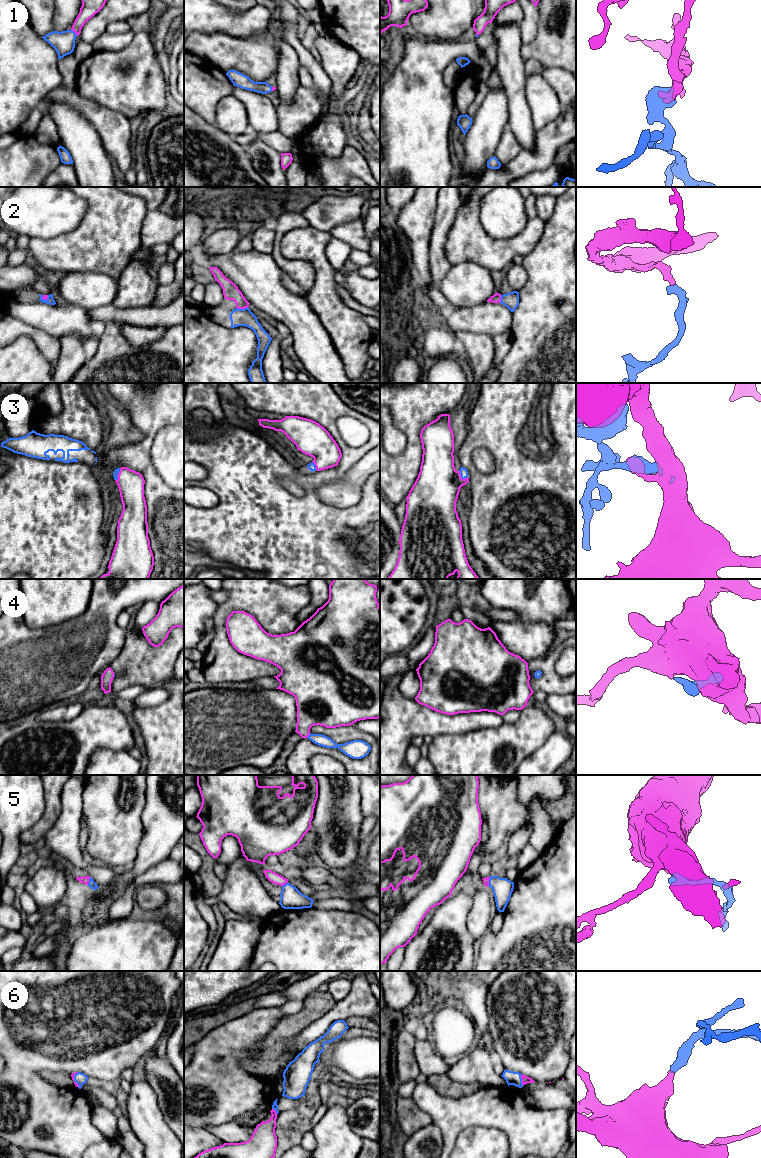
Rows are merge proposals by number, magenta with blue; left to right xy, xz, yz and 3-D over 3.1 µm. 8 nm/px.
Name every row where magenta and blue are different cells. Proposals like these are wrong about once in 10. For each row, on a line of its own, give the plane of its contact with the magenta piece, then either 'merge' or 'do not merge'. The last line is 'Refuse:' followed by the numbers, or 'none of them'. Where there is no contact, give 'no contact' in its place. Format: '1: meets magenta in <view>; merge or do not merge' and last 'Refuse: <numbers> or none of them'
1: meets magenta in xy; merge
2: meets magenta in xz; merge
3: meets magenta in yz; merge
4: meets magenta in xz; merge
5: meets magenta in xy; merge
6: meets magenta in yz; merge
Refuse: none of them

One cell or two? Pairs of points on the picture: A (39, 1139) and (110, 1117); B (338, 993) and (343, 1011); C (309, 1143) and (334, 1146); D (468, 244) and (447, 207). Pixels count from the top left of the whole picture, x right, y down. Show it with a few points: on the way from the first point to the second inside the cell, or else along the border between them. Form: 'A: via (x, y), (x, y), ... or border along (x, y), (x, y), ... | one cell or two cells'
A: border along (93, 1108), (92, 1123), (106, 1139) | two cells
B: border along (351, 981), (350, 991), (337, 1002) | two cells
C: border along (311, 1130), (315, 1140), (315, 1147) | two cells
D: border along (460, 204), (445, 241) | two cells

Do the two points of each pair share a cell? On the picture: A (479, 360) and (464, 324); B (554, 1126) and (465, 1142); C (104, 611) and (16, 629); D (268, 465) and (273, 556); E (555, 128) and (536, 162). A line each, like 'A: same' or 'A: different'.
A: different
B: different
C: same
D: same
E: same

